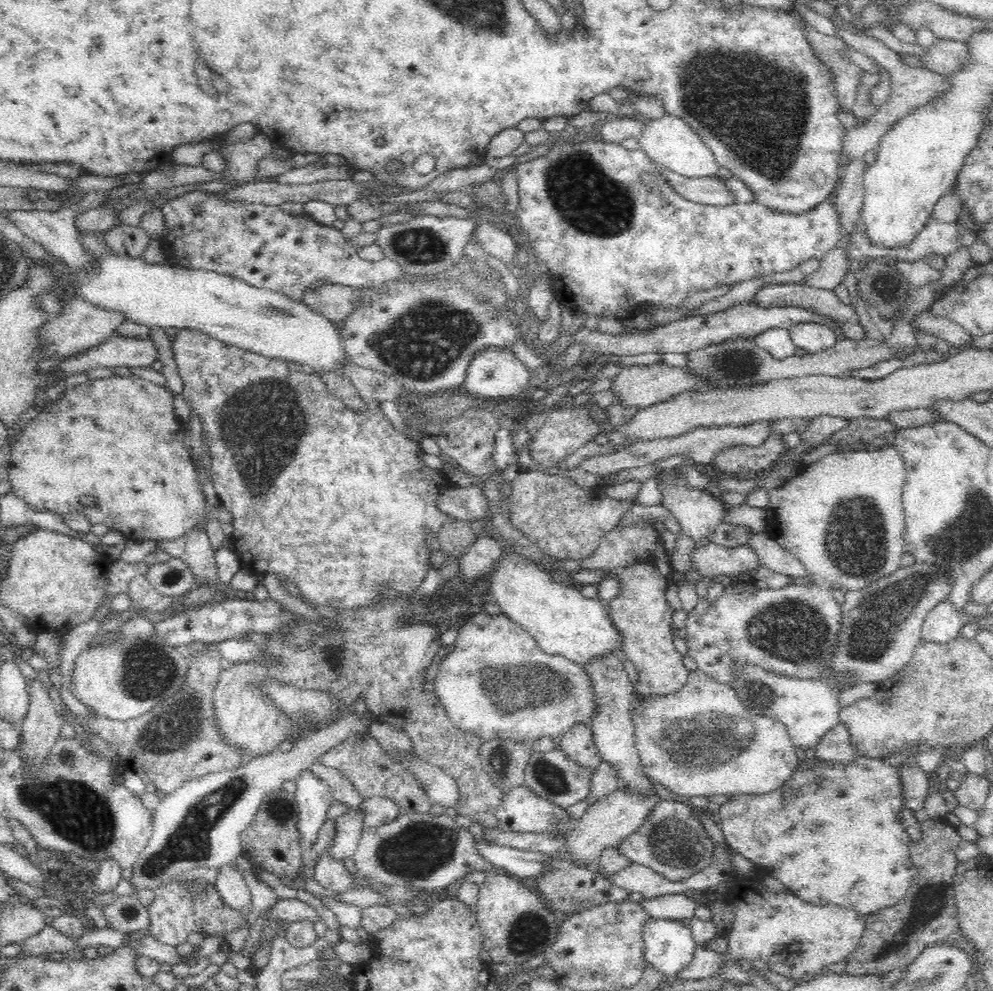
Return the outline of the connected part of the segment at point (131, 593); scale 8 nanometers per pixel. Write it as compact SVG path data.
M137 574L130 580L127 594L131 599L132 607L148 612L151 611L152 613L161 613L170 609L175 601L170 596L158 593L152 587L152 583L146 578L146 574Z

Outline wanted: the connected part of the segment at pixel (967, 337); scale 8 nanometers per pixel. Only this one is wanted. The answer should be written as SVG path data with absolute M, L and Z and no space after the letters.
M927 310L920 312L912 323L913 329L920 329L926 333L932 333L942 340L948 341L951 346L956 346L960 351L966 350L972 342L974 335L966 332L961 324L942 318L941 316L932 316Z

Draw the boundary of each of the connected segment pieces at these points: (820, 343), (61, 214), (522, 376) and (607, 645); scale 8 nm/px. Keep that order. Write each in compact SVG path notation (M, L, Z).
M801 322L793 325L789 331L794 345L804 348L809 354L824 352L839 340L832 327L817 322Z
M90 192L86 194L85 197L77 200L77 203L71 207L62 205L55 211L4 209L2 215L12 220L28 238L32 238L35 242L39 242L47 253L52 255L56 260L60 260L74 271L81 271L82 269L93 269L94 266L96 266L96 259L94 259L92 255L86 253L84 245L82 245L80 239L77 237L77 228L75 225L76 218L78 218L80 212L86 212L87 210L100 207L100 204L106 202L107 199L108 192Z
M486 347L480 353L474 355L473 361L469 364L461 392L468 392L469 395L479 396L484 400L504 399L529 391L528 382L530 382L532 374L512 350L503 350L500 347Z
M506 551L492 570L488 588L509 621L520 625L548 655L561 655L586 667L608 655L619 654L622 636L612 623L607 606L600 600L584 598L570 585L556 582L534 563Z

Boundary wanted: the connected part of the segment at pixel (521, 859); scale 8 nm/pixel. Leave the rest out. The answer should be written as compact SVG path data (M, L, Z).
M482 839L475 842L475 847L480 856L495 864L500 868L500 871L505 871L510 876L515 875L517 878L542 876L546 872L547 864L553 857L556 857L556 855L528 852L496 845L496 843L486 843Z

